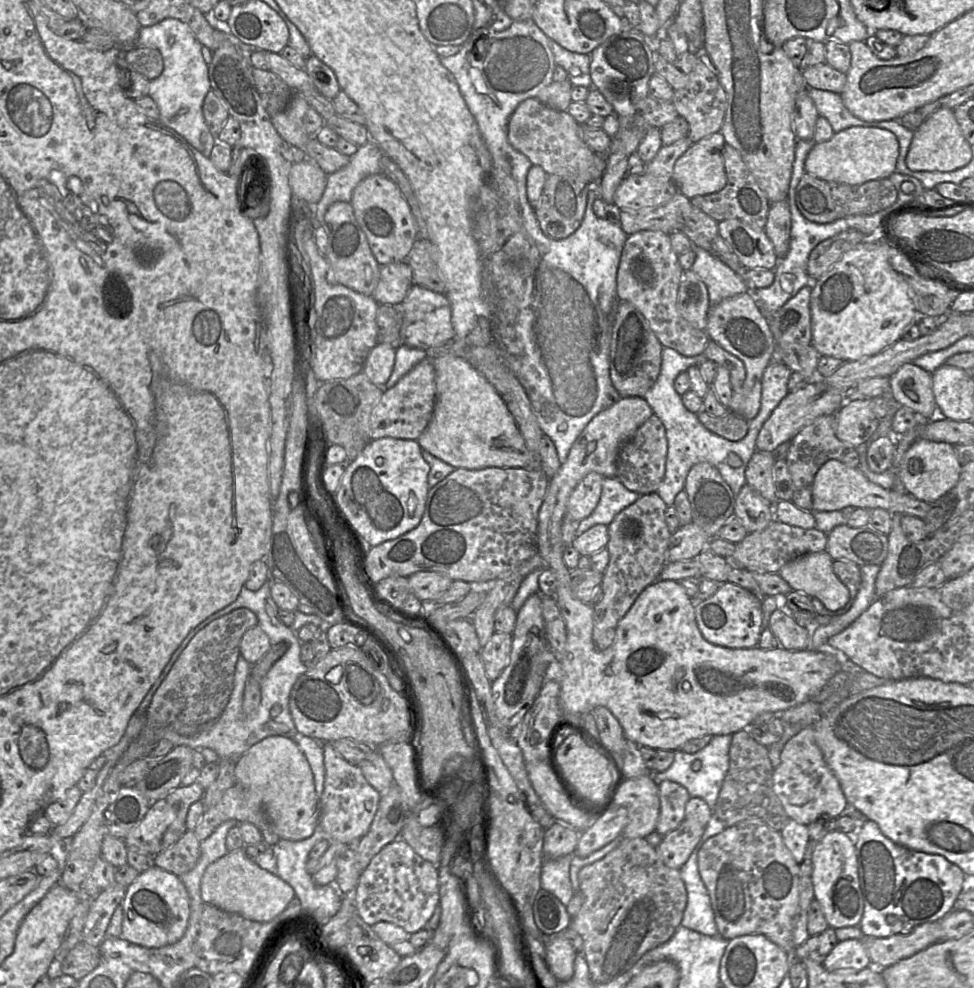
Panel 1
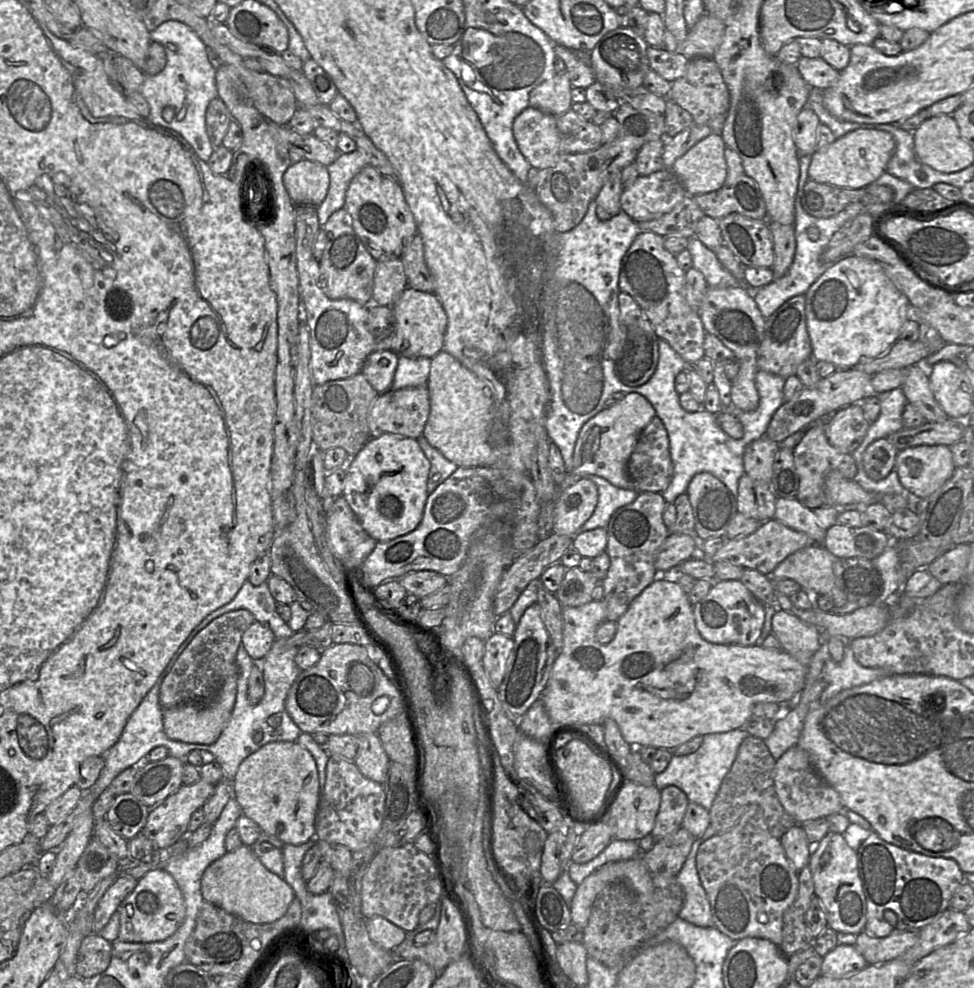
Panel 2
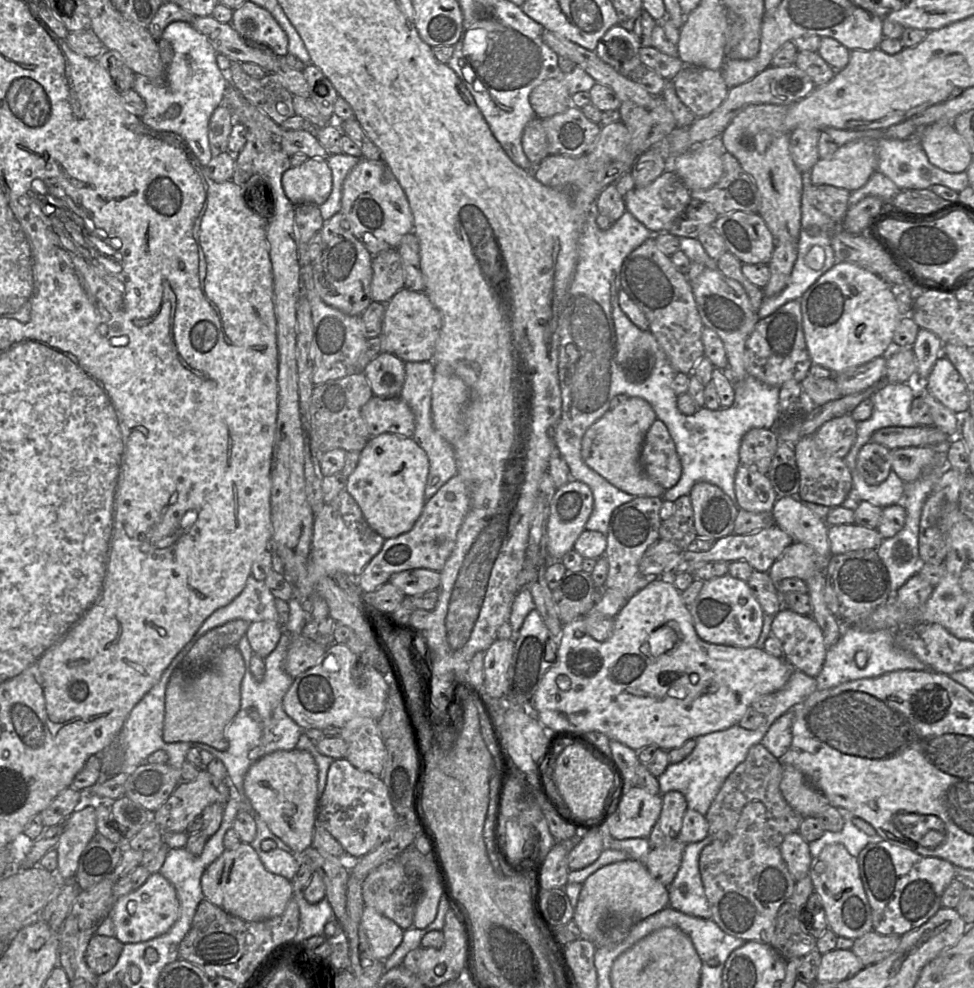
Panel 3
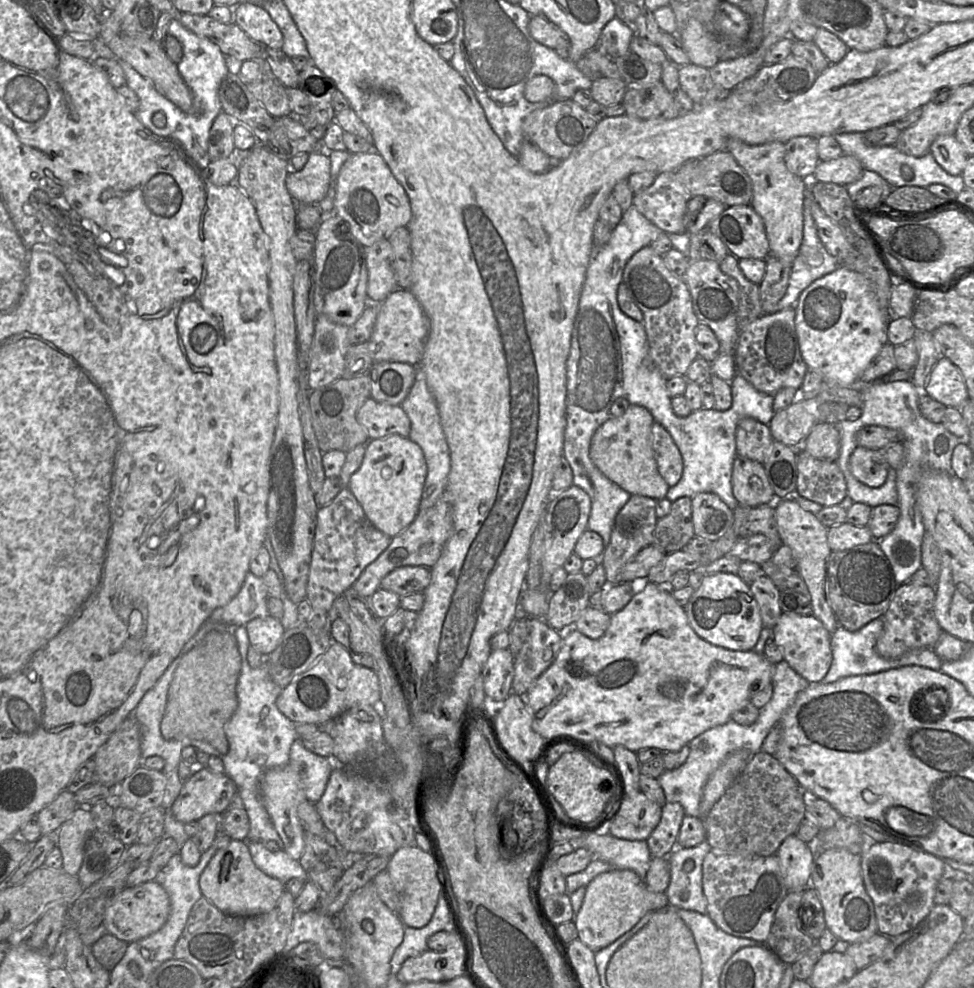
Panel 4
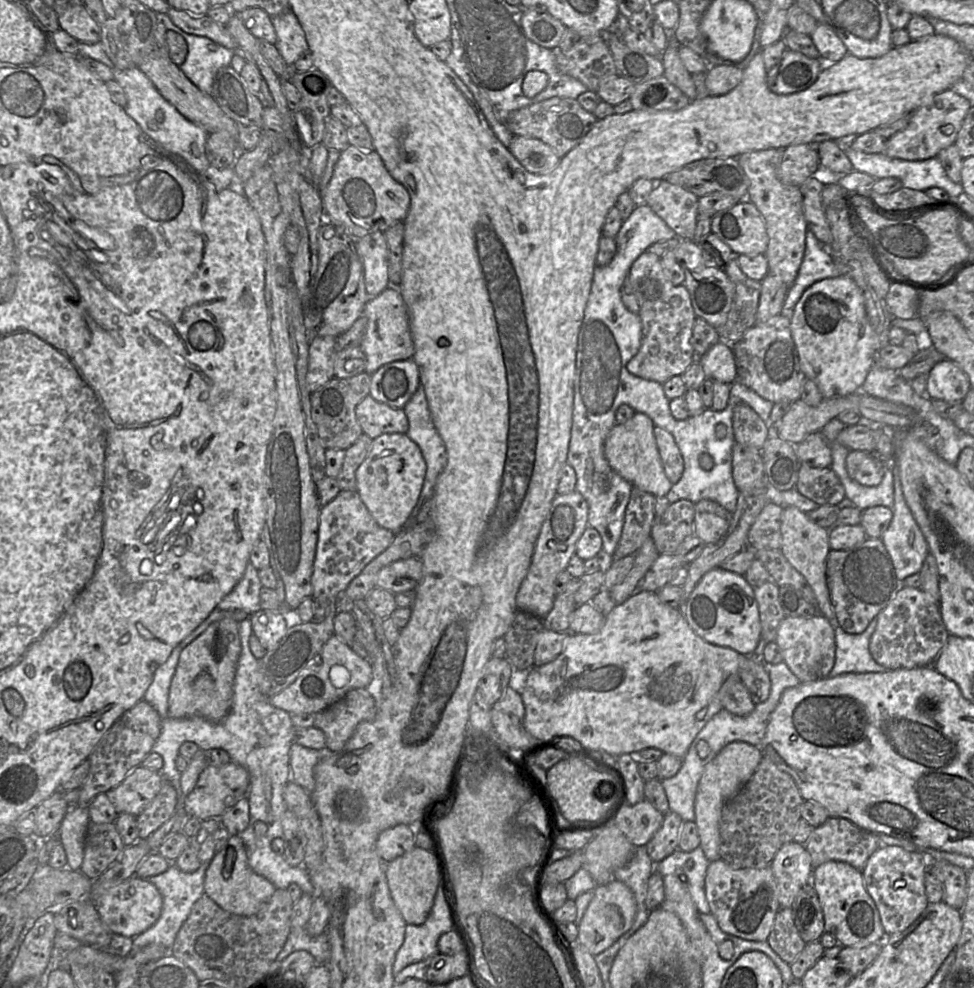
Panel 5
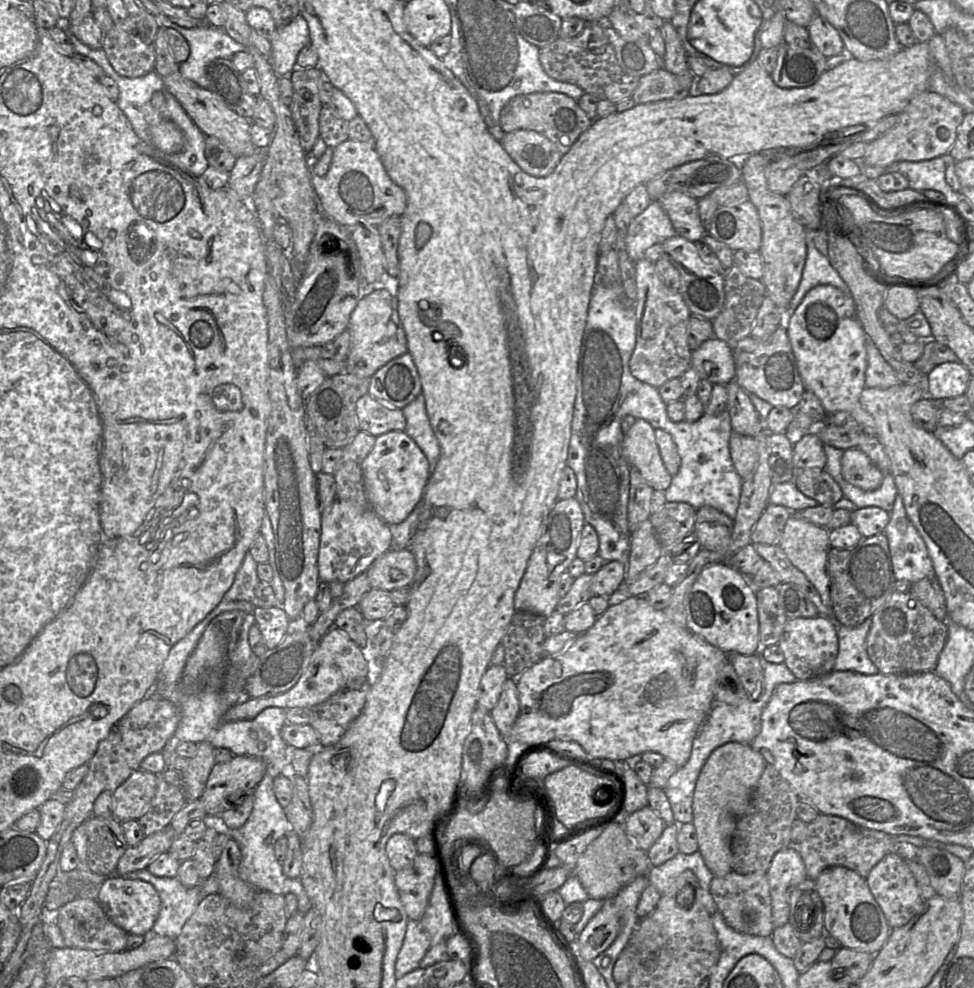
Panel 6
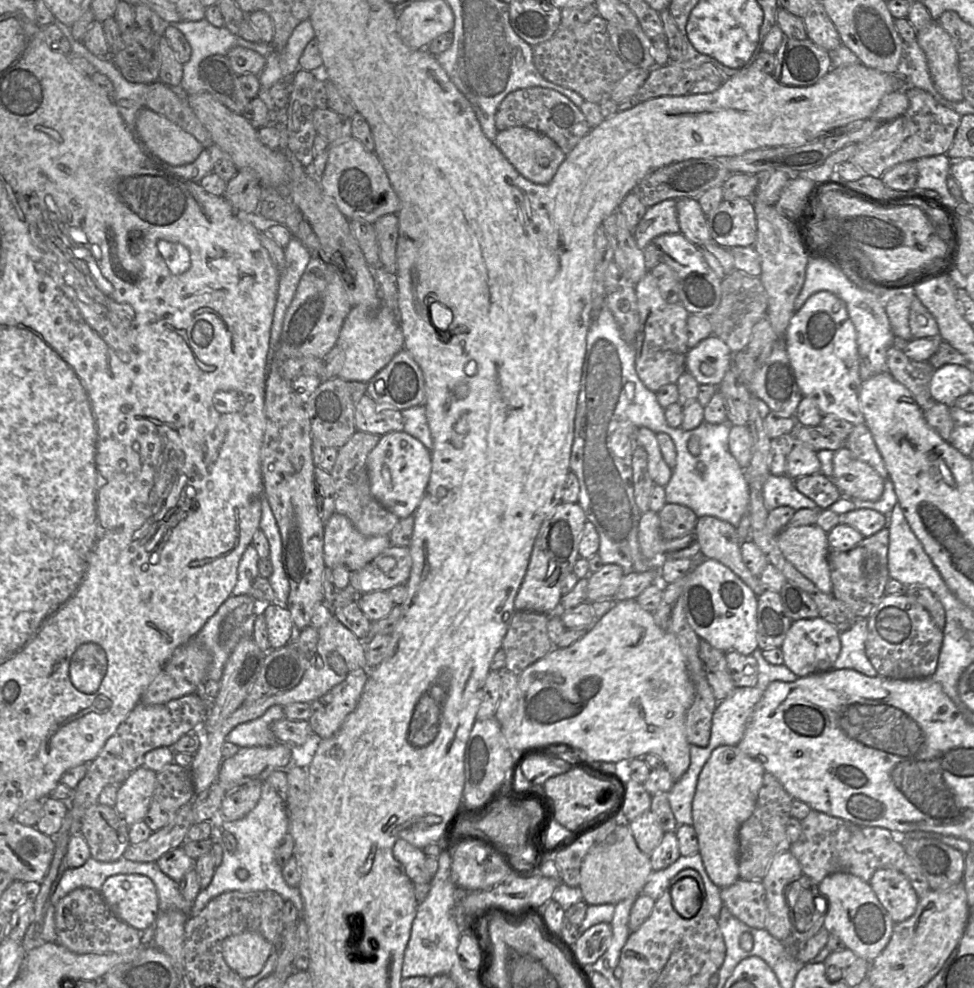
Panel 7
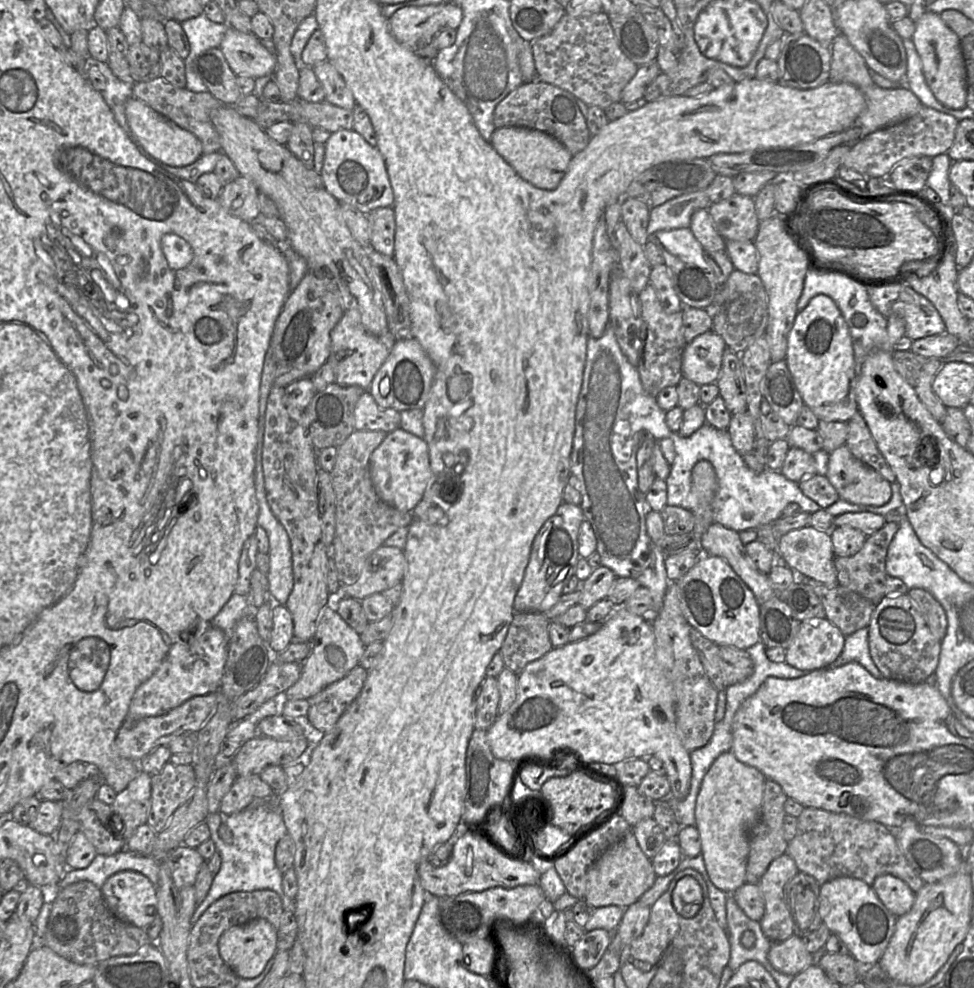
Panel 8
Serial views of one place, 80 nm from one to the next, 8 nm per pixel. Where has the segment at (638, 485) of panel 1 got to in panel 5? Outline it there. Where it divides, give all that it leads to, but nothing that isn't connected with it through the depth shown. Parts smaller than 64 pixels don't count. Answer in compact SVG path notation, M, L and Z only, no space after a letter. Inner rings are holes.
M659 426L654 427L654 436L666 476L672 484L677 483L684 471L681 452L670 432Z

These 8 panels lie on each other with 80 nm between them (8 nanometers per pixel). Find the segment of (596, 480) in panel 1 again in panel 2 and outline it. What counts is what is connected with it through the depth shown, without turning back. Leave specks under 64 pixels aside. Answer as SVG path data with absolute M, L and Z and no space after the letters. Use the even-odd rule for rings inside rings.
M588 477L558 492L554 502L552 532L573 537L591 517L598 501L598 490Z

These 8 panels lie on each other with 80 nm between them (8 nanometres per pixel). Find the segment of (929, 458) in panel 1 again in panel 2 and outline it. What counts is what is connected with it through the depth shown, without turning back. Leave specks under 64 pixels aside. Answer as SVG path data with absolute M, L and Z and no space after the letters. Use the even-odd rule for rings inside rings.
M919 445L898 451L894 469L907 493L926 498L952 476L955 468L950 447Z

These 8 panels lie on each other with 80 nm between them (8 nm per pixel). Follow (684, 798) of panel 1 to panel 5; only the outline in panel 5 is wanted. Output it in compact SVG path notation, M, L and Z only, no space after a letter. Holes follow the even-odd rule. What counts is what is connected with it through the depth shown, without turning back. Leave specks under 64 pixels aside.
M671 810L664 815L661 827L646 844L647 853L654 863L660 862L679 849L680 830L683 823L683 819Z

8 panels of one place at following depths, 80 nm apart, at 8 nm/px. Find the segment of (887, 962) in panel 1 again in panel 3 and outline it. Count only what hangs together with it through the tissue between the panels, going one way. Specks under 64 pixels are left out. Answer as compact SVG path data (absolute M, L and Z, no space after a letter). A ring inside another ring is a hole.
M873 930L854 940L851 951L864 967L891 955L899 946L901 936L881 935Z

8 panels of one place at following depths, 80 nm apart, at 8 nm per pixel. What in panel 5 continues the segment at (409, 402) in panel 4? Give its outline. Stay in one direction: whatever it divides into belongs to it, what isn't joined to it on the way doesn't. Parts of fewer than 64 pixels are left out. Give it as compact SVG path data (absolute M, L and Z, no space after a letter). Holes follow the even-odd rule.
M421 384L413 396L410 398L410 400L405 404L403 410L409 422L409 428L406 435L419 446L427 465L426 476L420 497L411 515L404 525L404 528L412 528L415 525L428 520L430 517L430 509L432 506L436 481L447 463L447 451L441 436L434 426L426 394Z

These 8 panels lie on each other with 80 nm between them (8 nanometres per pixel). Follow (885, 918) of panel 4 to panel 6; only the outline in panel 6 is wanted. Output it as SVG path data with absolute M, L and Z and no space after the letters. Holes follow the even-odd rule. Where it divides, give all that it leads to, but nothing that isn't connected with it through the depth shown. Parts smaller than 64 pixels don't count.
M899 853L887 854L871 869L865 880L891 929L904 926L921 911L924 901L907 861Z

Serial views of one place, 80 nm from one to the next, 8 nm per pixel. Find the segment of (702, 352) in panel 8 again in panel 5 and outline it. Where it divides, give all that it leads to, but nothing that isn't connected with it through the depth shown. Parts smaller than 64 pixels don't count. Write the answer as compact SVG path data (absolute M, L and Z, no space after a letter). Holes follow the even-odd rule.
M719 341L704 355L696 358L708 379L728 385L736 381L737 368L730 344Z

